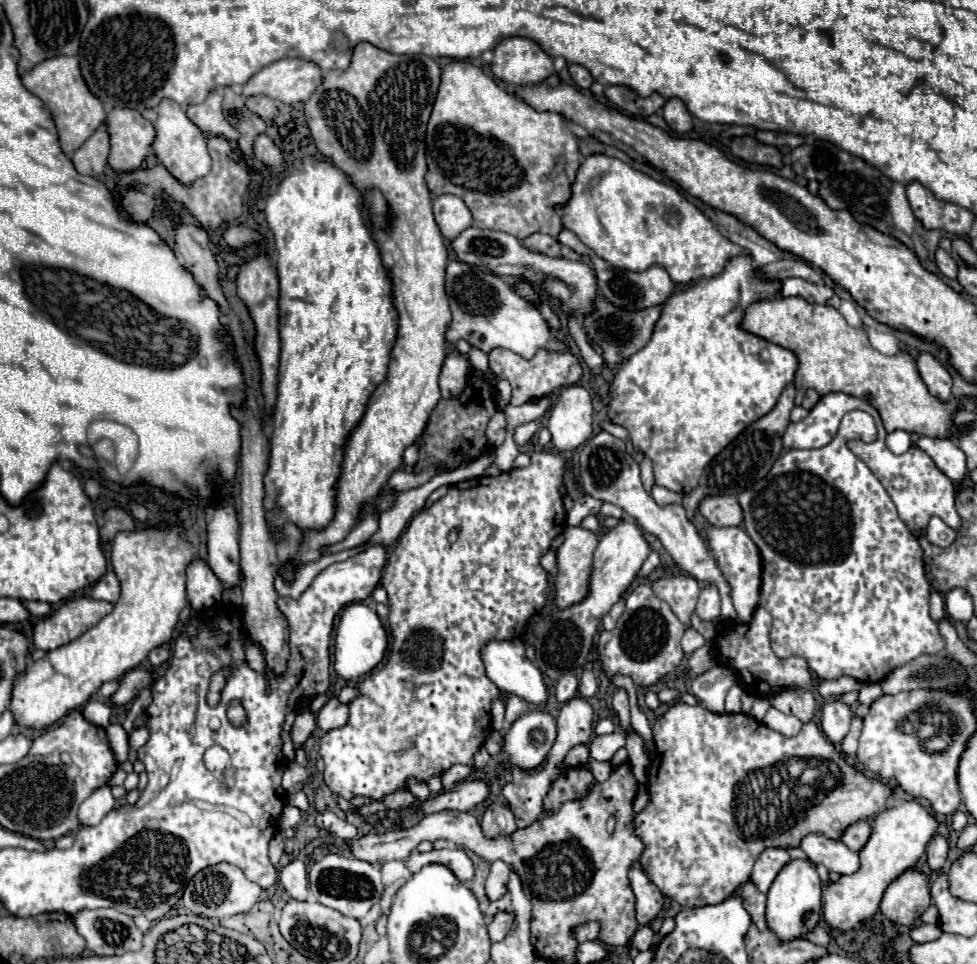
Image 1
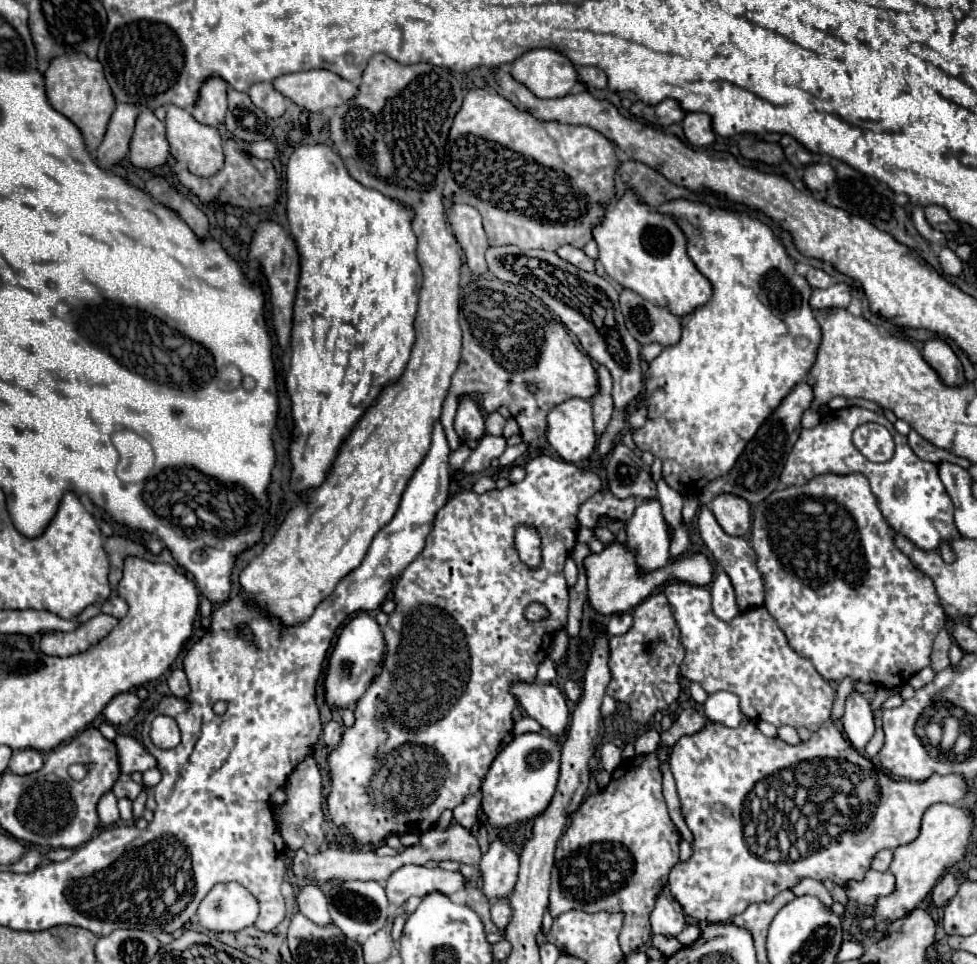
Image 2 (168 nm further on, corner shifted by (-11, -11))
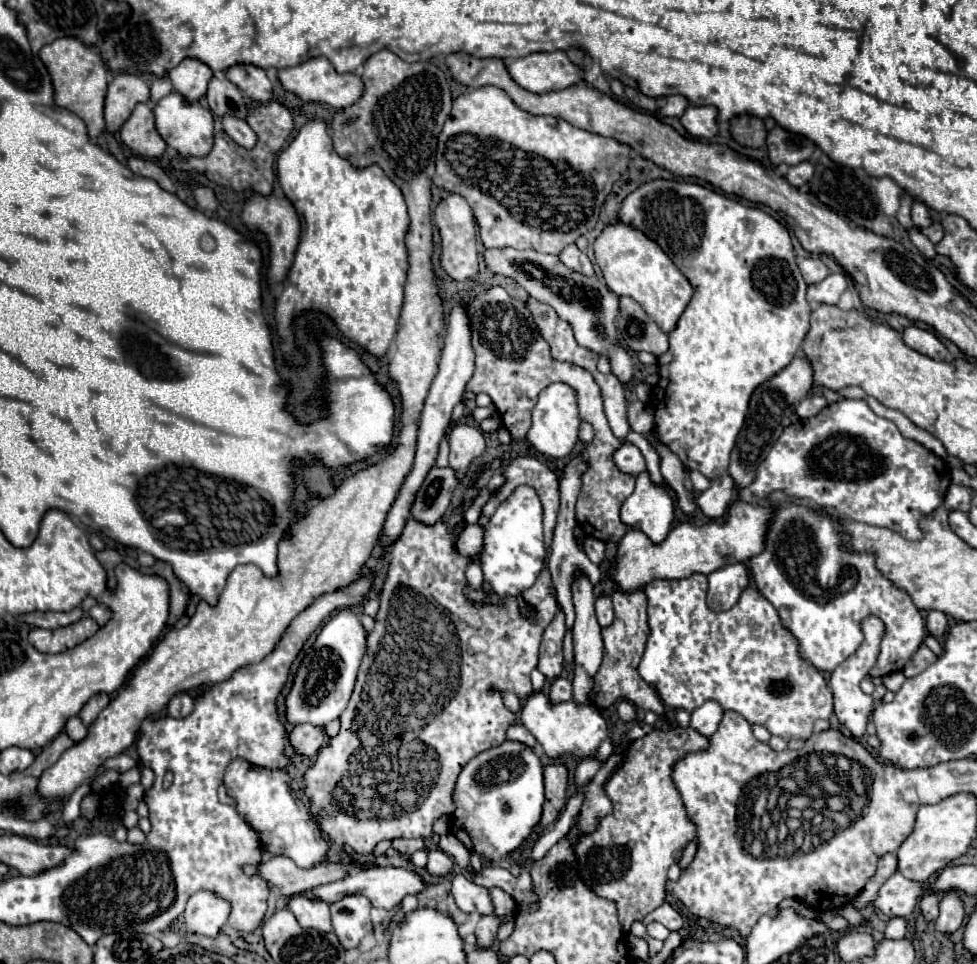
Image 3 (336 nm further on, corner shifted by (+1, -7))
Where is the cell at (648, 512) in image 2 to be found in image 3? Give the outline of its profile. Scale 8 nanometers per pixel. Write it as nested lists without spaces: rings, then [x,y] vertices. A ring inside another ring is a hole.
[[[644,471],[636,477],[636,489],[624,501],[620,519],[628,529],[648,533],[648,539],[658,545],[670,533],[674,501],[664,487],[654,487],[648,473]]]

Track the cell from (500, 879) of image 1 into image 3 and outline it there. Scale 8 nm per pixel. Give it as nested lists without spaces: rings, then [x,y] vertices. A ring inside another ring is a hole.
[[[494,913],[492,915],[482,915],[478,925],[476,925],[478,947],[492,947],[498,927],[500,927],[500,919]]]

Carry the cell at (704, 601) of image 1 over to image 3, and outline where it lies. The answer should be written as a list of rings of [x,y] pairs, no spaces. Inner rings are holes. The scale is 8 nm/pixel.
[[[744,563],[724,565],[708,575],[708,607],[712,611],[726,611],[730,609],[742,589],[748,585],[748,569]]]

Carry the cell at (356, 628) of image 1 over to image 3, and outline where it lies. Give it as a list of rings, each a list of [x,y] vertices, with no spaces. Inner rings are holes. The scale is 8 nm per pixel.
[[[352,609],[338,611],[318,633],[312,653],[306,653],[300,669],[296,671],[294,685],[286,697],[286,717],[290,723],[312,723],[324,727],[328,721],[338,719],[346,709],[356,683],[356,671],[362,655],[366,653],[366,631]]]

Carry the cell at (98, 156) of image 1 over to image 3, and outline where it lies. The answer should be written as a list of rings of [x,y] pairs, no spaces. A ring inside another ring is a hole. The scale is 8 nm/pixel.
[[[124,73],[110,83],[108,95],[104,101],[104,121],[106,121],[108,133],[116,133],[138,103],[148,103],[150,79],[152,75]]]

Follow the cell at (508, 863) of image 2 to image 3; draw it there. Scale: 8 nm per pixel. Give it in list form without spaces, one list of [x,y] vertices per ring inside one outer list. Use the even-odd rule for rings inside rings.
[[[464,873],[454,875],[452,895],[456,899],[456,905],[466,913],[472,913],[472,911],[478,911],[480,915],[494,913],[494,905],[490,903],[490,891],[470,881]]]

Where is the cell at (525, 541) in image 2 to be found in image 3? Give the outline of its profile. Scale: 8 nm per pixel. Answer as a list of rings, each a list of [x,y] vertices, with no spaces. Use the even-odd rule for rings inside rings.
[[[522,485],[490,517],[488,529],[484,533],[484,551],[480,559],[484,579],[492,585],[494,593],[514,595],[520,599],[520,593],[534,585],[544,565],[544,553],[542,505],[536,491],[528,485]]]

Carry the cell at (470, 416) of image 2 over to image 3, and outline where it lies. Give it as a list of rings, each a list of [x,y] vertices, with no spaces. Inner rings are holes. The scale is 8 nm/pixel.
[[[458,423],[450,429],[448,433],[448,443],[450,443],[450,467],[464,477],[468,463],[474,457],[480,457],[486,449],[484,437],[476,427],[470,427],[466,423]]]

